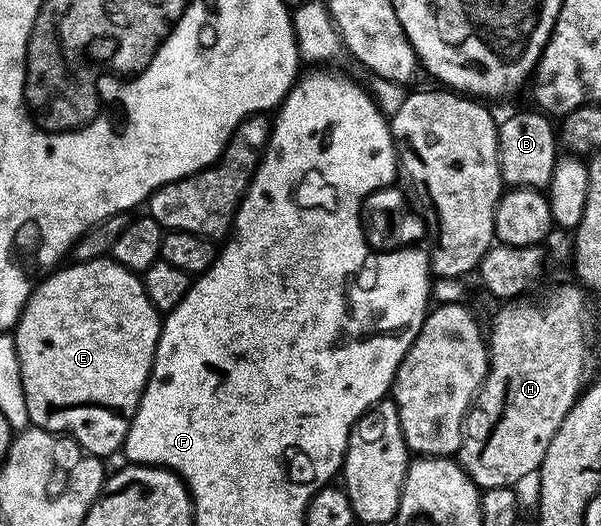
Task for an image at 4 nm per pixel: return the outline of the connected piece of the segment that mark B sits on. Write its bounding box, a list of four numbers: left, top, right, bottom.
[498,110,560,189]

